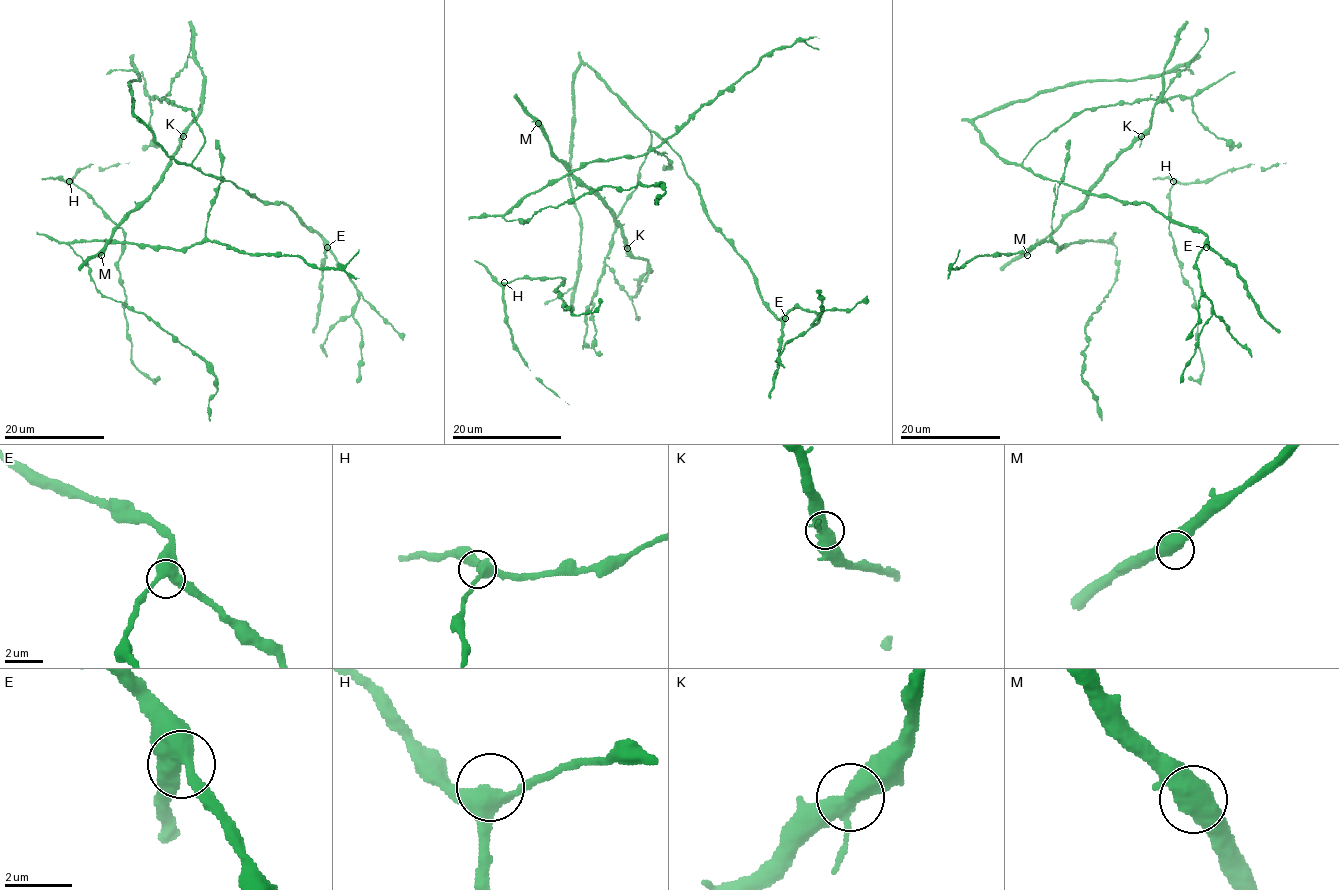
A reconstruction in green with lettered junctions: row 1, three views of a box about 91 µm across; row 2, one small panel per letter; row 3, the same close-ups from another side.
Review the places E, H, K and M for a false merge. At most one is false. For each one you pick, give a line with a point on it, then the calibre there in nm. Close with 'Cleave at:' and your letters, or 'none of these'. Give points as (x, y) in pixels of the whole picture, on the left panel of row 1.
Cleave at: none of these

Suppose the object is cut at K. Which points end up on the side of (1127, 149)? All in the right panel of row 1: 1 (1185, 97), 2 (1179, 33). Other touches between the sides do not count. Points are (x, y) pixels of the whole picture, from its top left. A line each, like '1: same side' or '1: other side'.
1: same side
2: other side

